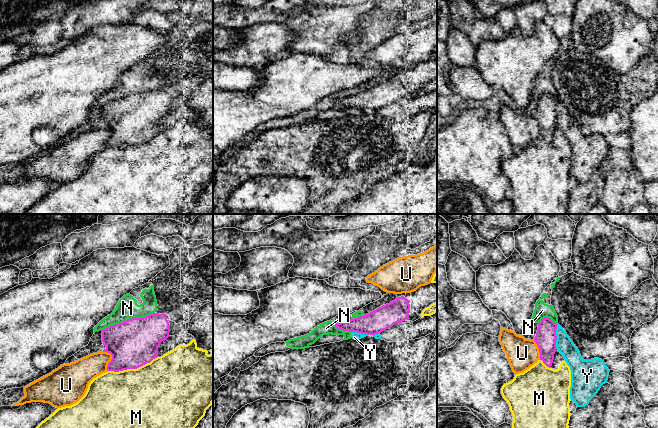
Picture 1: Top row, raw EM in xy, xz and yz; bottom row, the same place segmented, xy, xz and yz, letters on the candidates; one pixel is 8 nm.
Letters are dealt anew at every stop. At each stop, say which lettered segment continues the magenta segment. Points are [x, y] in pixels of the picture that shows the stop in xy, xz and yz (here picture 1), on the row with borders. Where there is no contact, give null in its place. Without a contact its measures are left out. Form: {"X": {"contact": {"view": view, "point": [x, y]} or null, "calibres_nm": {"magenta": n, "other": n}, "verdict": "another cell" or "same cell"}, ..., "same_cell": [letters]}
{"M": {"contact": {"view": "xy", "point": [132, 368]}, "calibres_nm": {"magenta": 380, "other": 480}, "verdict": "another cell"}, "N": {"contact": {"view": "xy", "point": [128, 319]}, "calibres_nm": {"magenta": 380, "other": 180}, "verdict": "another cell"}, "U": {"contact": {"view": "xy", "point": [112, 358]}, "calibres_nm": {"magenta": 380, "other": 200}, "verdict": "another cell"}, "Y": {"contact": {"view": "yz", "point": [556, 336]}, "calibres_nm": {"magenta": 170, "other": 140}, "verdict": "another cell"}, "same_cell": []}

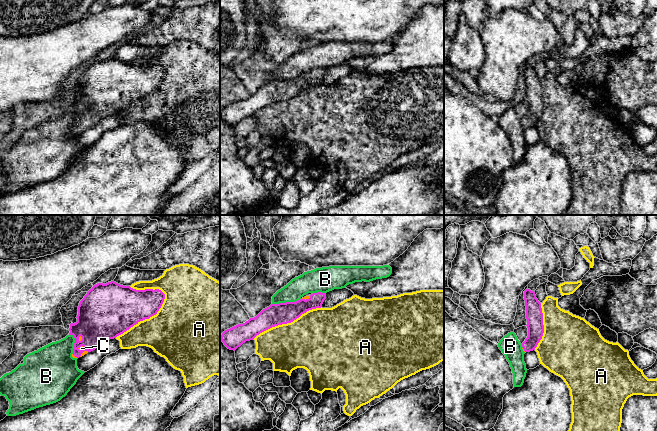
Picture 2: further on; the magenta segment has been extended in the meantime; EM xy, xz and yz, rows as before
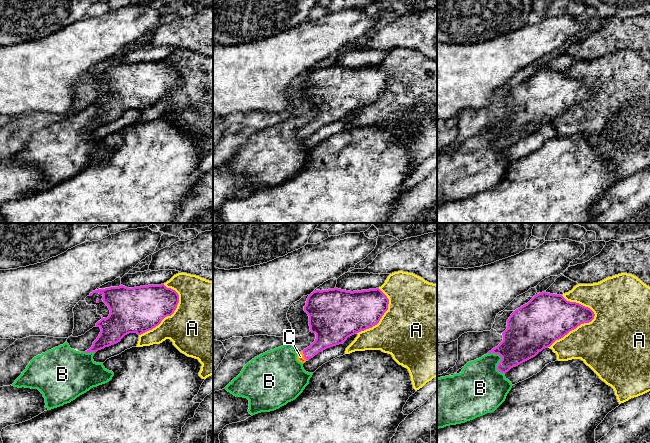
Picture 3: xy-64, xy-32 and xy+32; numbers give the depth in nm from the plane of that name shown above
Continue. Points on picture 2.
{"A": {"contact": {"view": "xy", "point": [145, 318]}, "calibres_nm": {"magenta": 380, "other": 400}, "verdict": "another cell"}, "B": {"contact": {"view": "xz", "point": [286, 302]}, "calibres_nm": {"magenta": 180, "other": 180}, "verdict": "another cell"}, "C": {"contact": {"view": "xy", "point": [83, 351]}, "calibres_nm": {"magenta": 320, "other": 30}, "verdict": "same cell"}, "same_cell": ["C"]}

